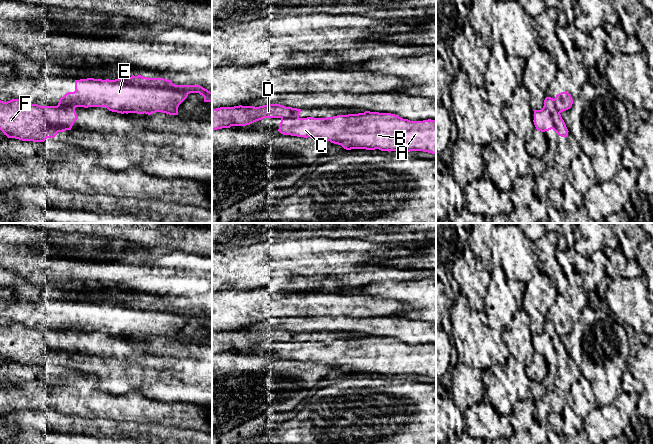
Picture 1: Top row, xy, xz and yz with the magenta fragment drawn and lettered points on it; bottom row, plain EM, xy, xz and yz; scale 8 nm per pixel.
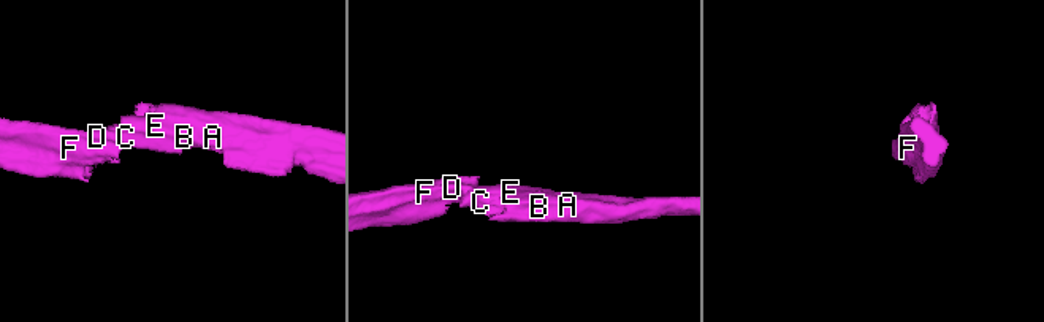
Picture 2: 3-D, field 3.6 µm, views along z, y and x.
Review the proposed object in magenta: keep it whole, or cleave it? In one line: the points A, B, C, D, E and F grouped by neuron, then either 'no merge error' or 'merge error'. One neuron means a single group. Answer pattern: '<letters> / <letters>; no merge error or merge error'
A B C E / D F; merge error

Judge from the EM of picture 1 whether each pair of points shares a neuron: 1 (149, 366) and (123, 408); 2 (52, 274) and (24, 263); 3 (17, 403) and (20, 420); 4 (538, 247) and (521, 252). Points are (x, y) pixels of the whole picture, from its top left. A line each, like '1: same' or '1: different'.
1: different
2: same
3: different
4: different

